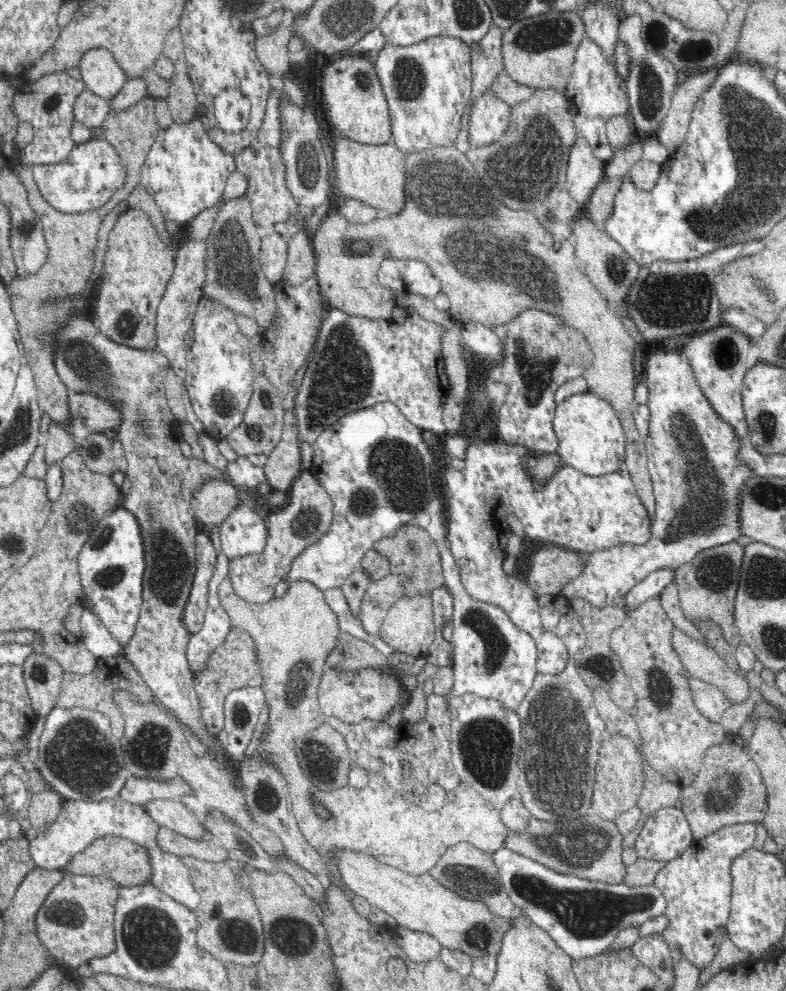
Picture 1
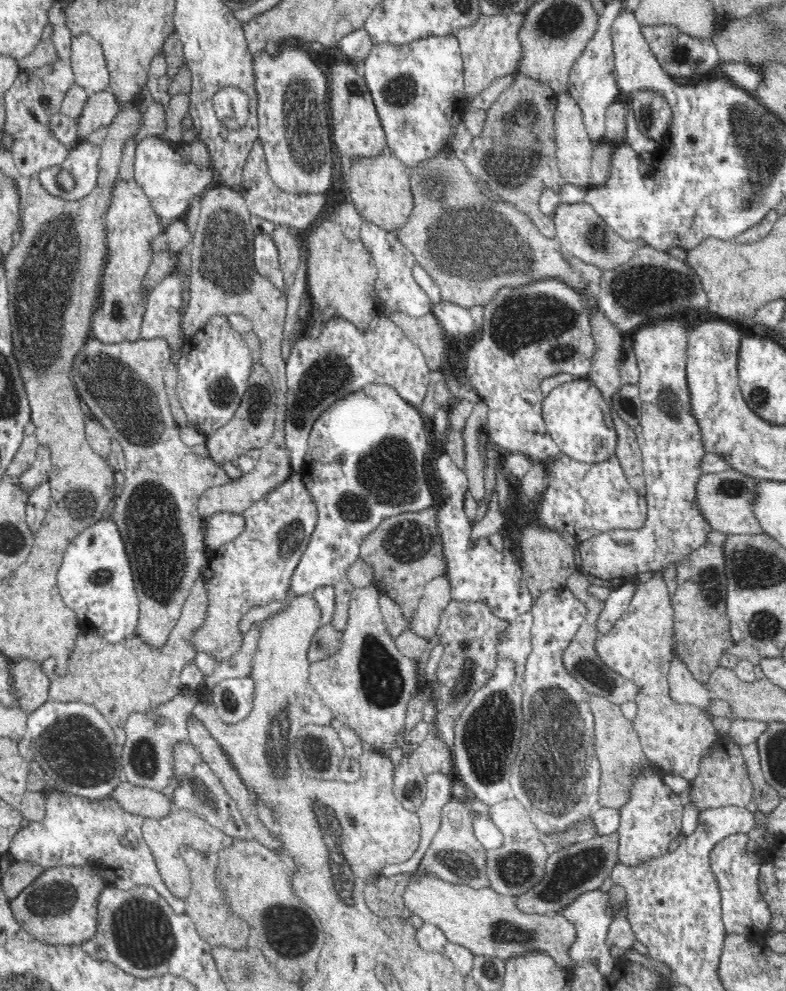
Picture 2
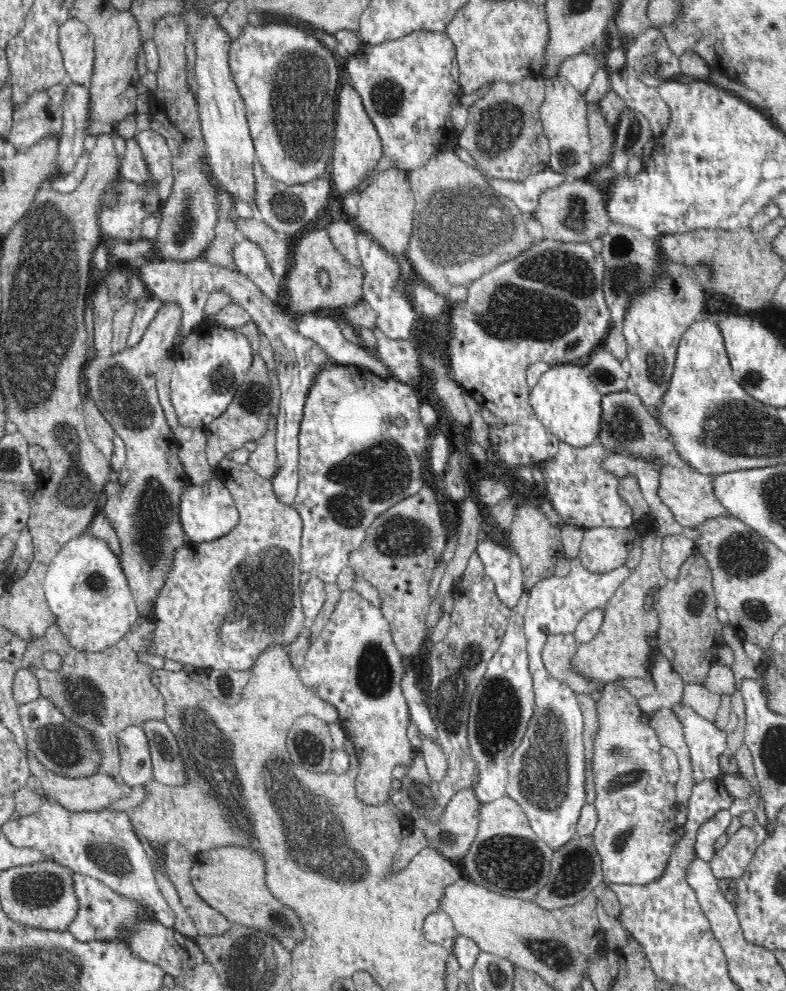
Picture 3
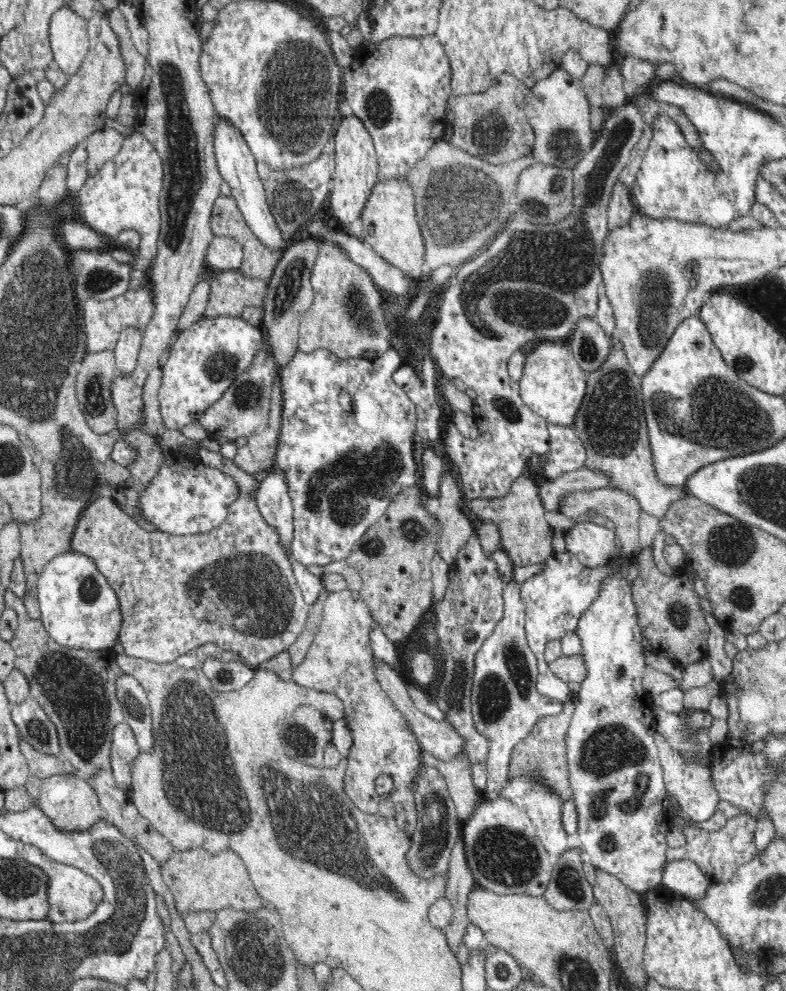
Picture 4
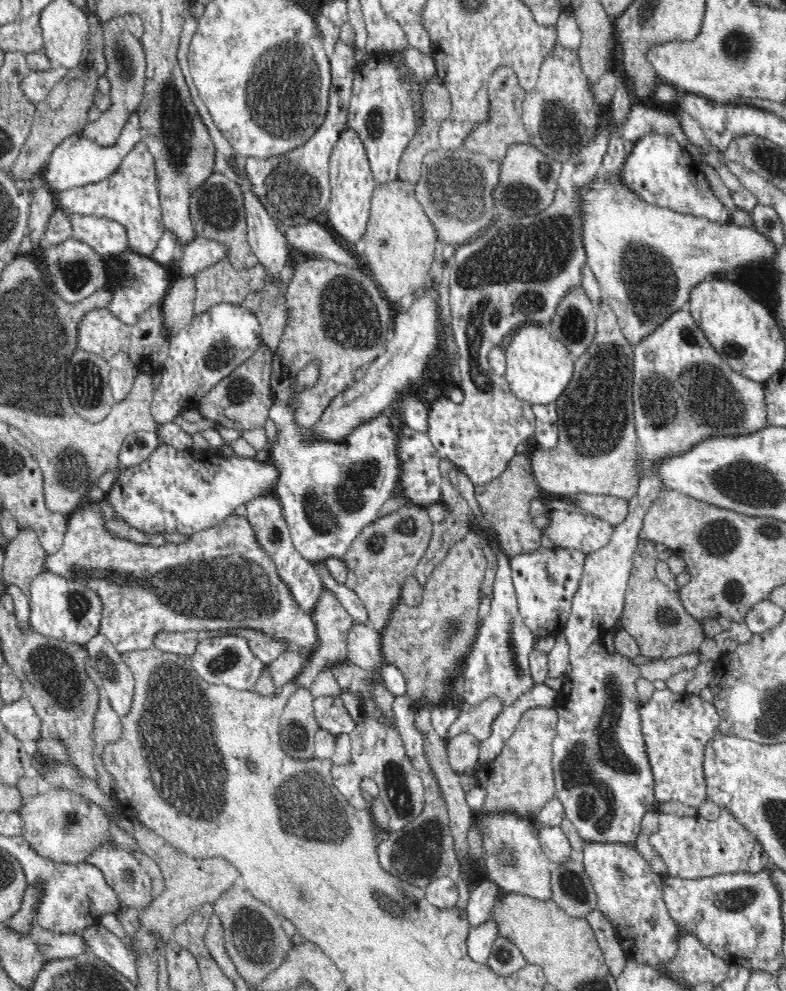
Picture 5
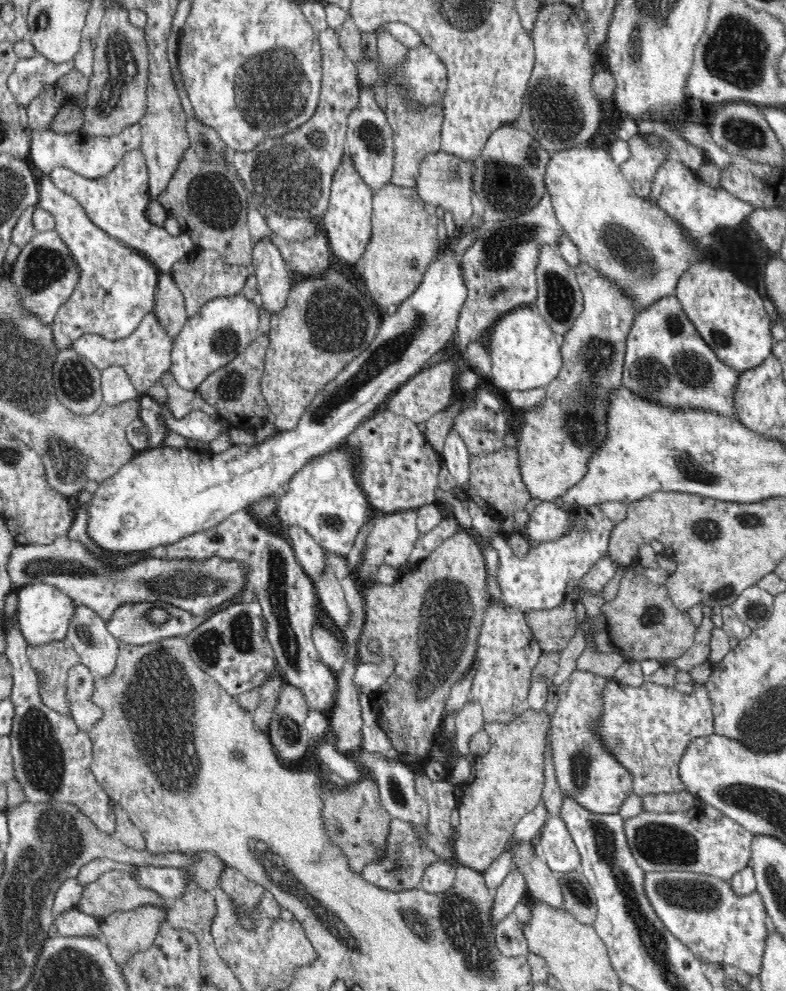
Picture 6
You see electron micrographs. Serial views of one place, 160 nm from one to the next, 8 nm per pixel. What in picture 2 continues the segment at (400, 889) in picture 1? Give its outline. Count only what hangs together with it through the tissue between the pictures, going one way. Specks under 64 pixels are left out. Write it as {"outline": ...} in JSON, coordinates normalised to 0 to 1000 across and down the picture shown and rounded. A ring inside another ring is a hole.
{"outline":[[[550,882],[522,887],[513,898],[511,908],[523,922],[534,924],[538,931],[555,933],[570,950],[594,957],[603,964],[646,969],[672,960],[695,960],[723,983],[726,984],[733,977],[723,961],[733,947],[733,937],[714,921],[663,920],[658,915],[658,905],[634,902],[621,895],[575,892]]]}

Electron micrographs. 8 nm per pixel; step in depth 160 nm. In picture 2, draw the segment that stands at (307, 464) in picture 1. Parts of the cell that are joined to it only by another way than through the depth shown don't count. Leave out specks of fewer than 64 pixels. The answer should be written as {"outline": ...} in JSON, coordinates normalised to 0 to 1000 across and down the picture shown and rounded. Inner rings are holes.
{"outline":[[[370,477],[366,484],[359,485],[359,490],[345,494],[333,505],[328,505],[316,511],[309,517],[312,523],[310,535],[293,547],[284,549],[272,556],[272,561],[262,567],[256,576],[261,586],[261,597],[265,600],[265,616],[260,618],[260,628],[254,634],[249,634],[242,642],[244,653],[249,660],[267,659],[276,664],[277,670],[290,666],[308,654],[309,642],[303,640],[303,629],[308,626],[318,614],[341,609],[346,605],[364,607],[369,599],[369,582],[379,571],[382,562],[387,559],[394,541],[405,527],[405,512],[394,499],[394,495],[387,491],[383,477]]]}

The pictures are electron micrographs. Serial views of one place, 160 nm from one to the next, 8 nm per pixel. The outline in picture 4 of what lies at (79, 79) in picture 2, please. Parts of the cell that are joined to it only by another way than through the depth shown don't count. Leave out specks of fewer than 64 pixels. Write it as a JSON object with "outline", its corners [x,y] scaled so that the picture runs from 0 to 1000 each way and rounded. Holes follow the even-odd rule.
{"outline":[[[83,5],[65,14],[61,32],[70,63],[85,76],[97,75],[113,48],[111,20]]]}

